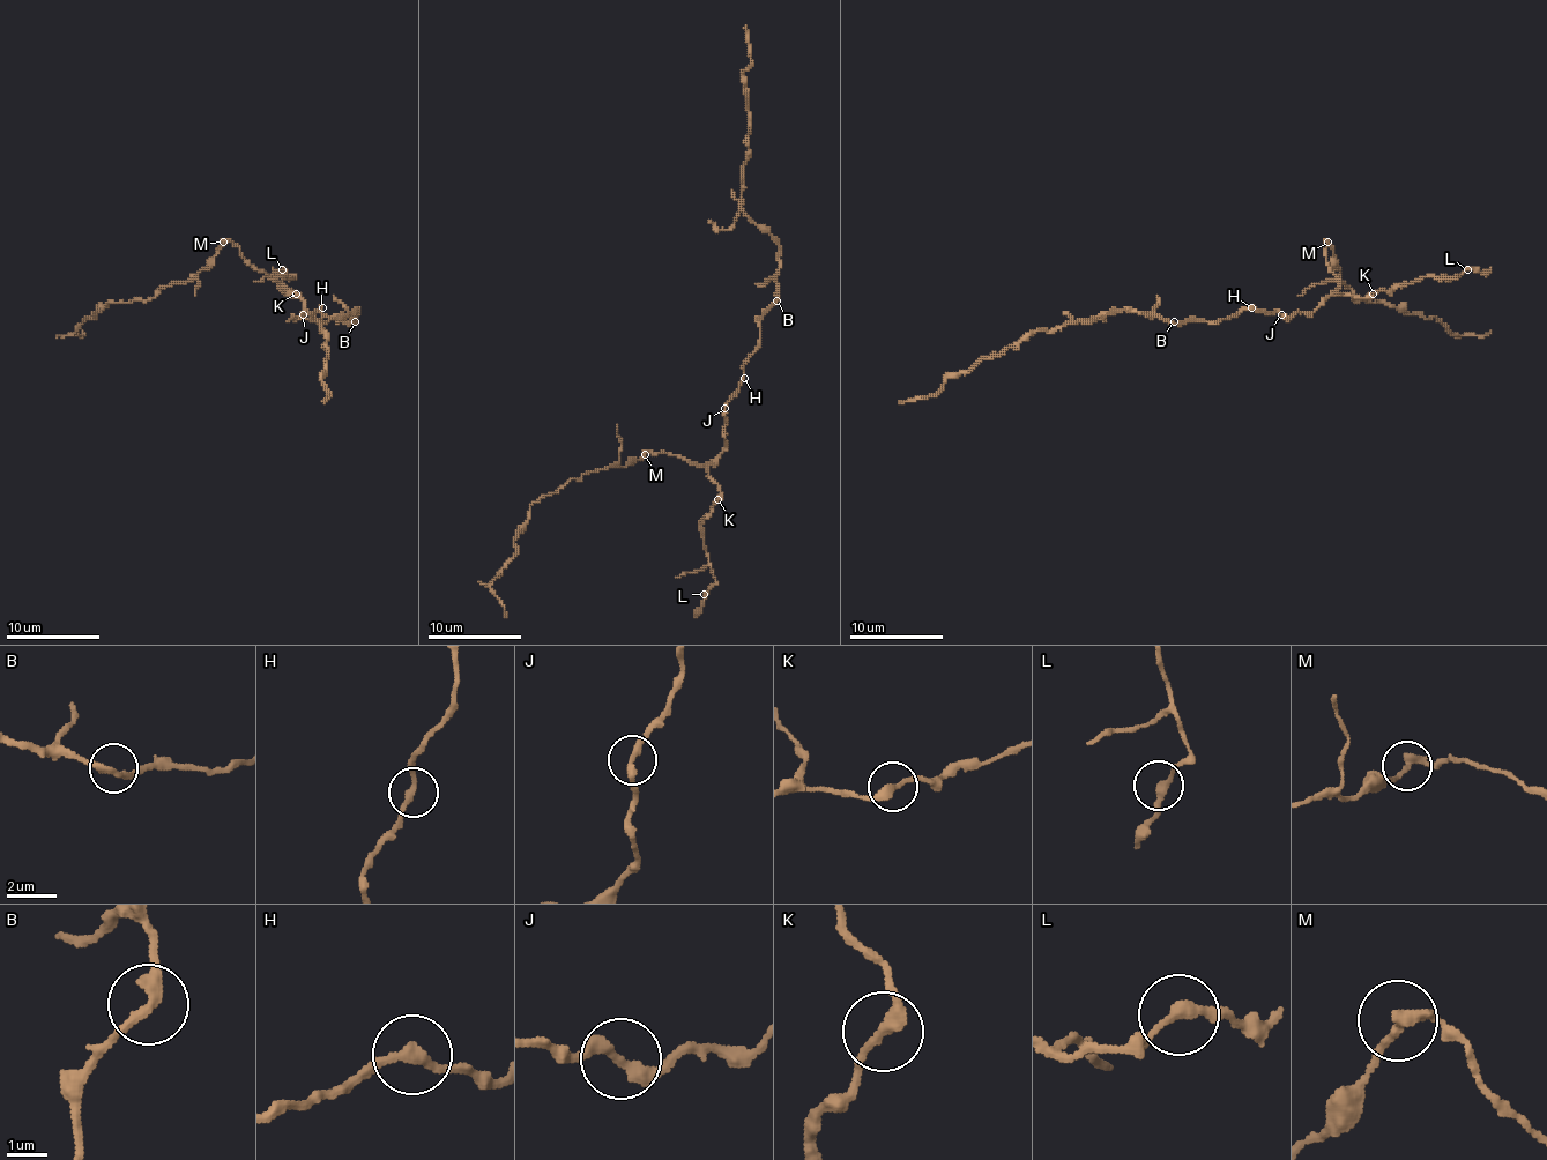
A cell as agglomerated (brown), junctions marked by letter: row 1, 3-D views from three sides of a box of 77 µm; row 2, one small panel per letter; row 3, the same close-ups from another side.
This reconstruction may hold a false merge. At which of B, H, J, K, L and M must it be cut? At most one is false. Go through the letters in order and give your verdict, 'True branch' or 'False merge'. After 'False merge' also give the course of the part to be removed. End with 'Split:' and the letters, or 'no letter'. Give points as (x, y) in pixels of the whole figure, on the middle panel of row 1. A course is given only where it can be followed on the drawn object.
B: True branch
H: True branch
J: True branch
K: True branch
L: True branch
M: False merge. Course of the part to remove: (645, 455), (567, 481), (530, 507), (511, 560), (490, 587), (504, 608), (504, 617)
Split: M

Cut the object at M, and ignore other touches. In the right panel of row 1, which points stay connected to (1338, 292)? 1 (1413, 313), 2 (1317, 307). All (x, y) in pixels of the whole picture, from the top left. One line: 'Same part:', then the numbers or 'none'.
Same part: 2

